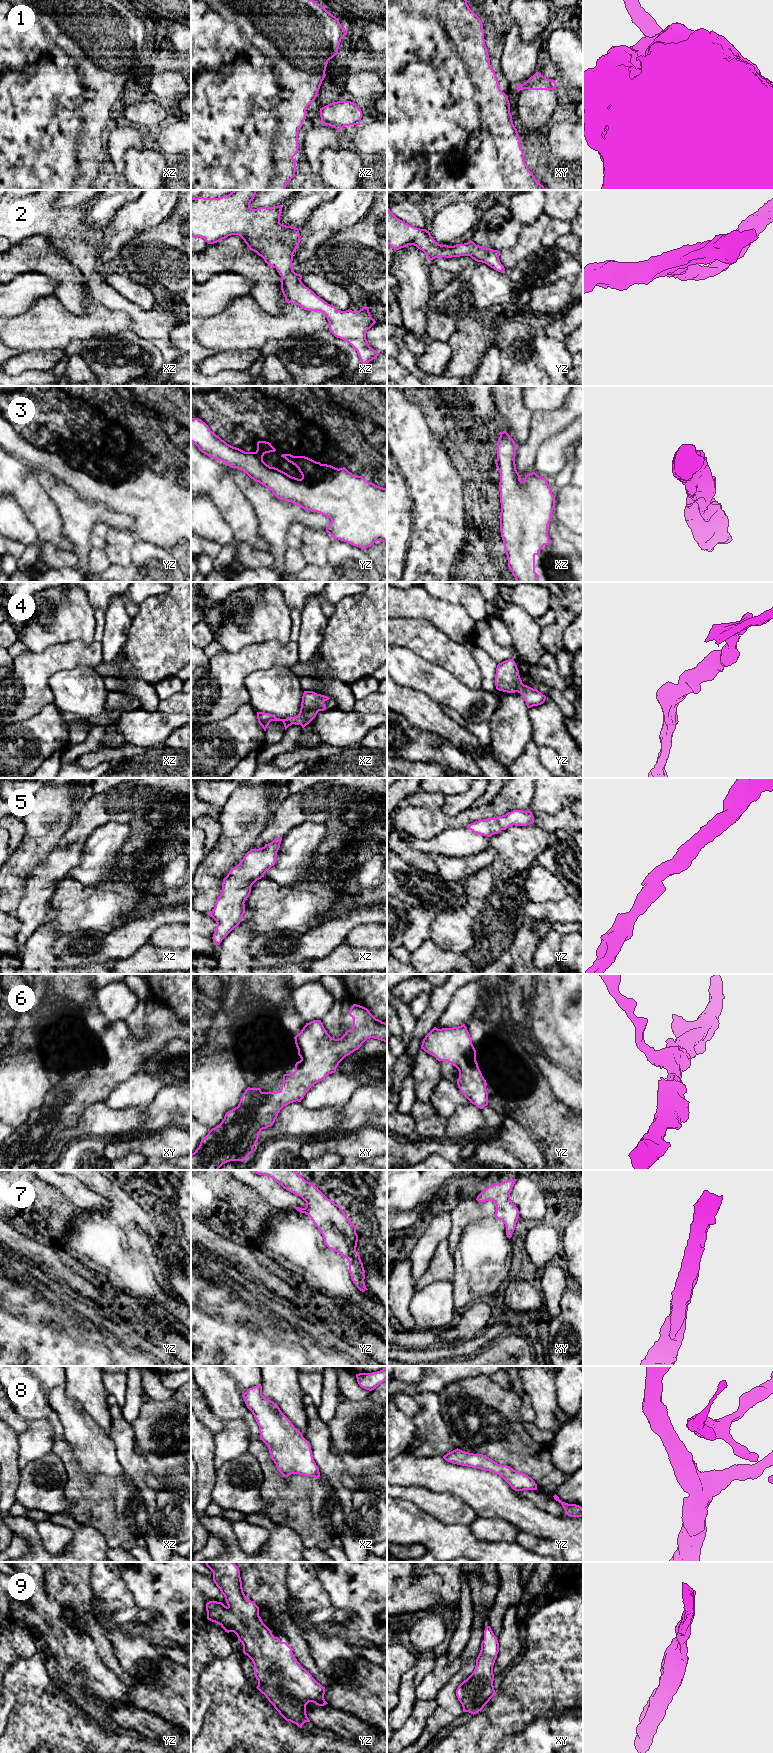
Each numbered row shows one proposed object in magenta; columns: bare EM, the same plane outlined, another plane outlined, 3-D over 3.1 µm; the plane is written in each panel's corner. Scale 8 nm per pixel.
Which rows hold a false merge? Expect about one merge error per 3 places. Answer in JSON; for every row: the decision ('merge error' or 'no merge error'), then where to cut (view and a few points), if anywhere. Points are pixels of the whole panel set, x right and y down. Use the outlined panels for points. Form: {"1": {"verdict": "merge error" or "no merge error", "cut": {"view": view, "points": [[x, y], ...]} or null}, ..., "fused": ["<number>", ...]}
{"1": {"verdict": "merge error", "cut": {"view": "xz", "points": [[321, 121], [329, 124]]}}, "2": {"verdict": "no merge error", "cut": null}, "3": {"verdict": "no merge error", "cut": null}, "4": {"verdict": "no merge error", "cut": null}, "5": {"verdict": "no merge error", "cut": null}, "6": {"verdict": "no merge error", "cut": null}, "7": {"verdict": "no merge error", "cut": null}, "8": {"verdict": "no merge error", "cut": null}, "9": {"verdict": "no merge error", "cut": null}, "fused": ["1"]}

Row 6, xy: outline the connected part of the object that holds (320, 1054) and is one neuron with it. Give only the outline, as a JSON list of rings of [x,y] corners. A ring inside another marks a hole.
[[[353,1004],[349,1015],[353,1018],[352,1029],[347,1030],[338,1039],[327,1033],[321,1020],[306,1023],[301,1032],[294,1037],[301,1060],[296,1062],[292,1074],[283,1075],[281,1089],[277,1092],[262,1092],[260,1088],[248,1087],[238,1106],[225,1114],[222,1122],[208,1132],[196,1151],[191,1154],[191,1170],[218,1170],[230,1161],[243,1162],[253,1152],[260,1132],[274,1124],[284,1106],[296,1101],[301,1102],[314,1084],[335,1073],[339,1063],[358,1050],[367,1039],[387,1042],[387,1023],[376,1019],[367,1008]]]

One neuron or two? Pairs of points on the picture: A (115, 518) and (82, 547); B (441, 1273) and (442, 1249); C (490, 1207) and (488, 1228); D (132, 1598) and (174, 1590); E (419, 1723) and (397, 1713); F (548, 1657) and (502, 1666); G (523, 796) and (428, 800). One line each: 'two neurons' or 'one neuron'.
A: one neuron
B: one neuron
C: two neurons
D: one neuron
E: two neurons
F: two neurons
G: two neurons

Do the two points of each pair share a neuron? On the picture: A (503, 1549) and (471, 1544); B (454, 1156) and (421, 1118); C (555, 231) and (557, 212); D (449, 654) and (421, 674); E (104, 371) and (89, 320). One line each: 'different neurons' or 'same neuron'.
A: same neuron
B: different neurons
C: different neurons
D: different neurons
E: different neurons

